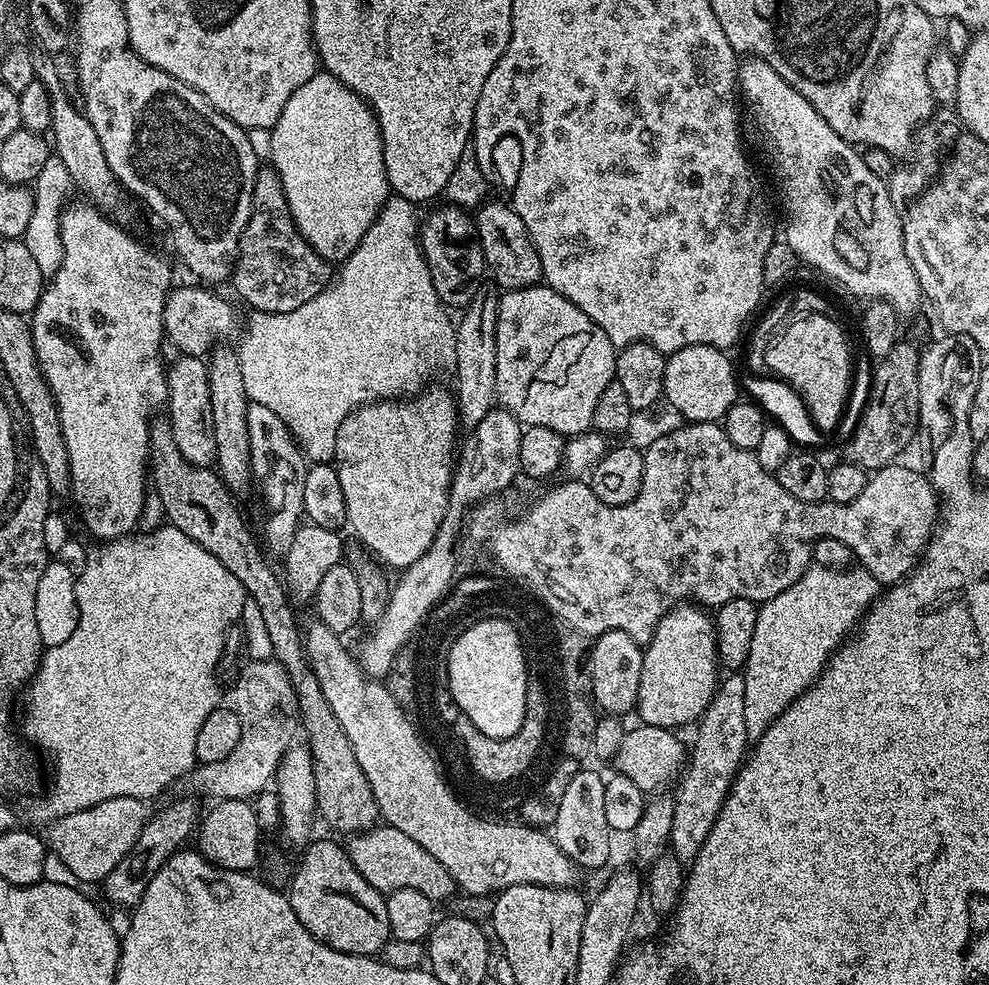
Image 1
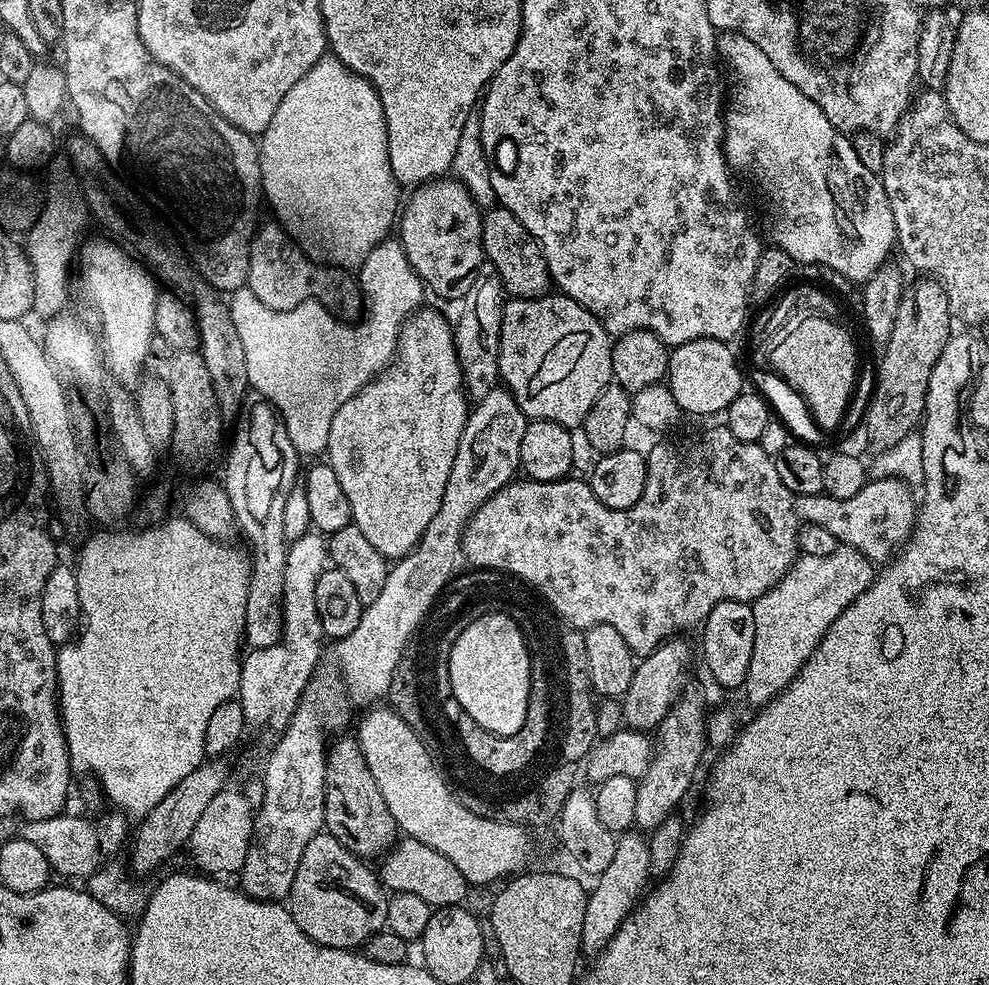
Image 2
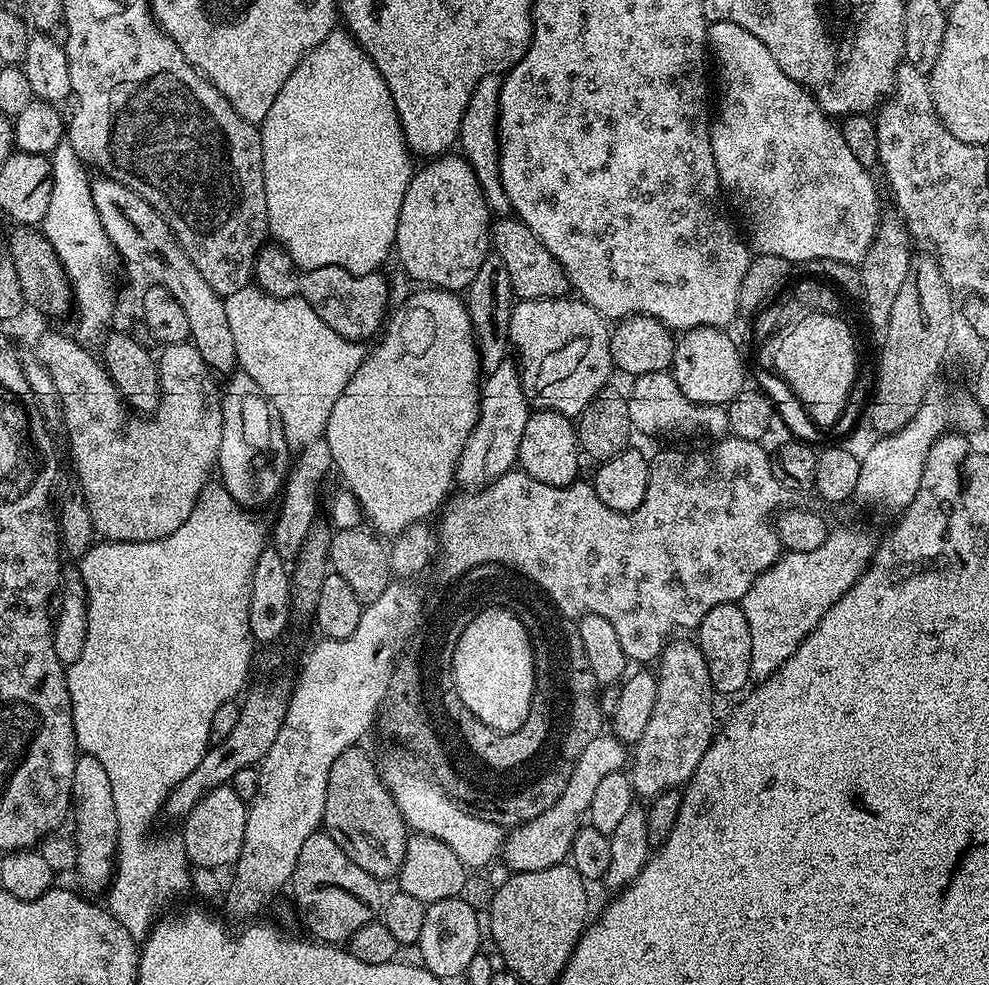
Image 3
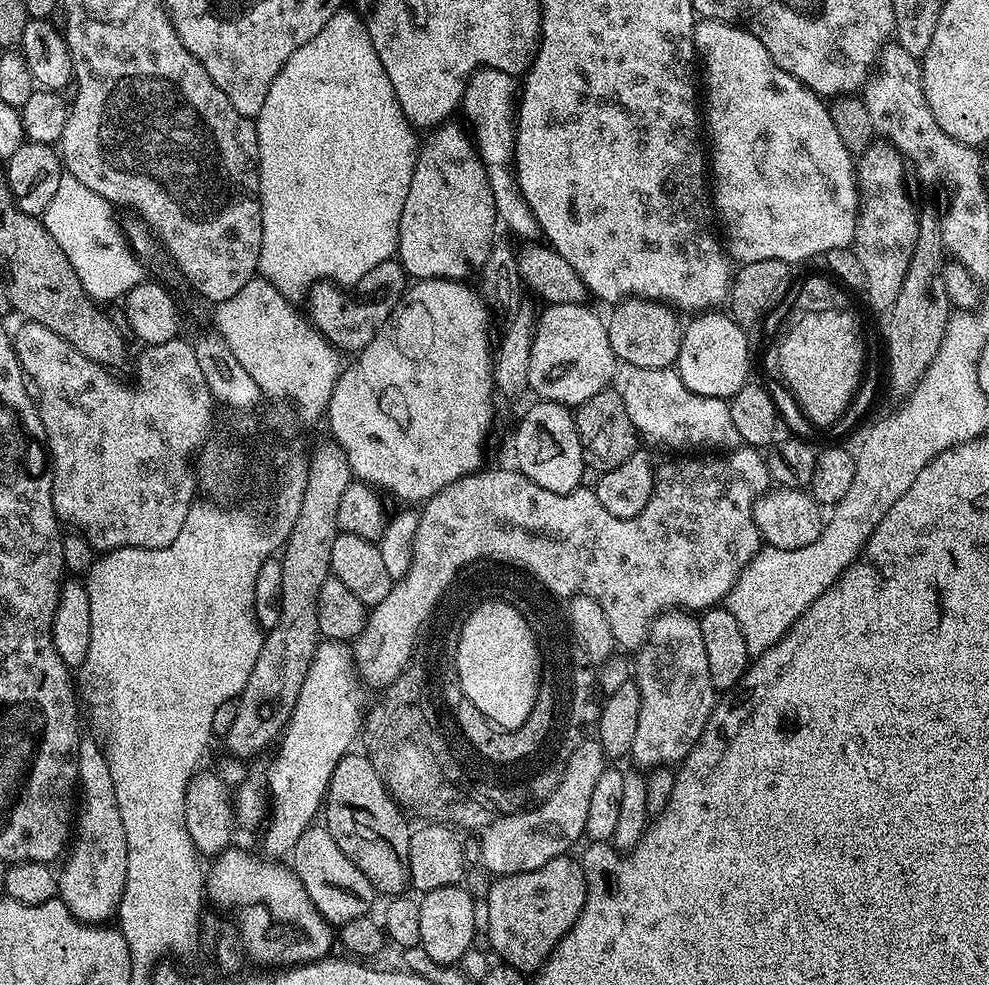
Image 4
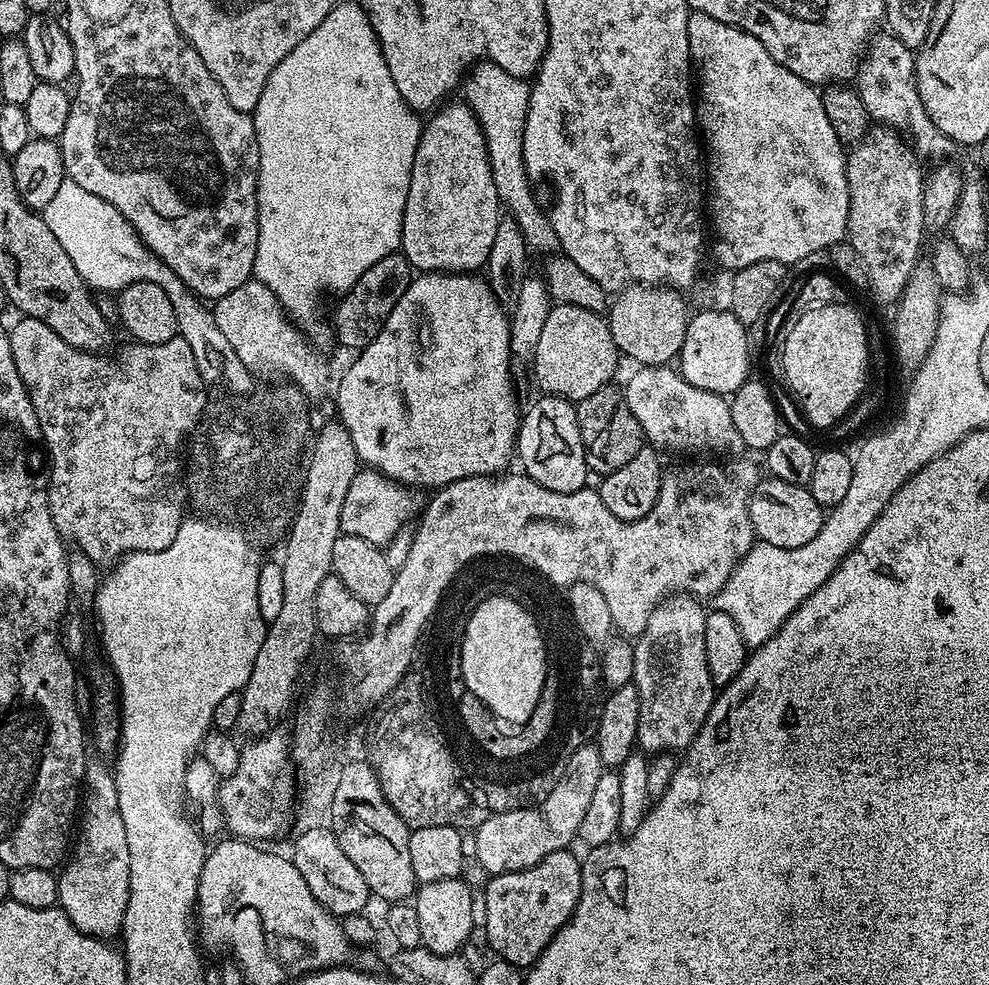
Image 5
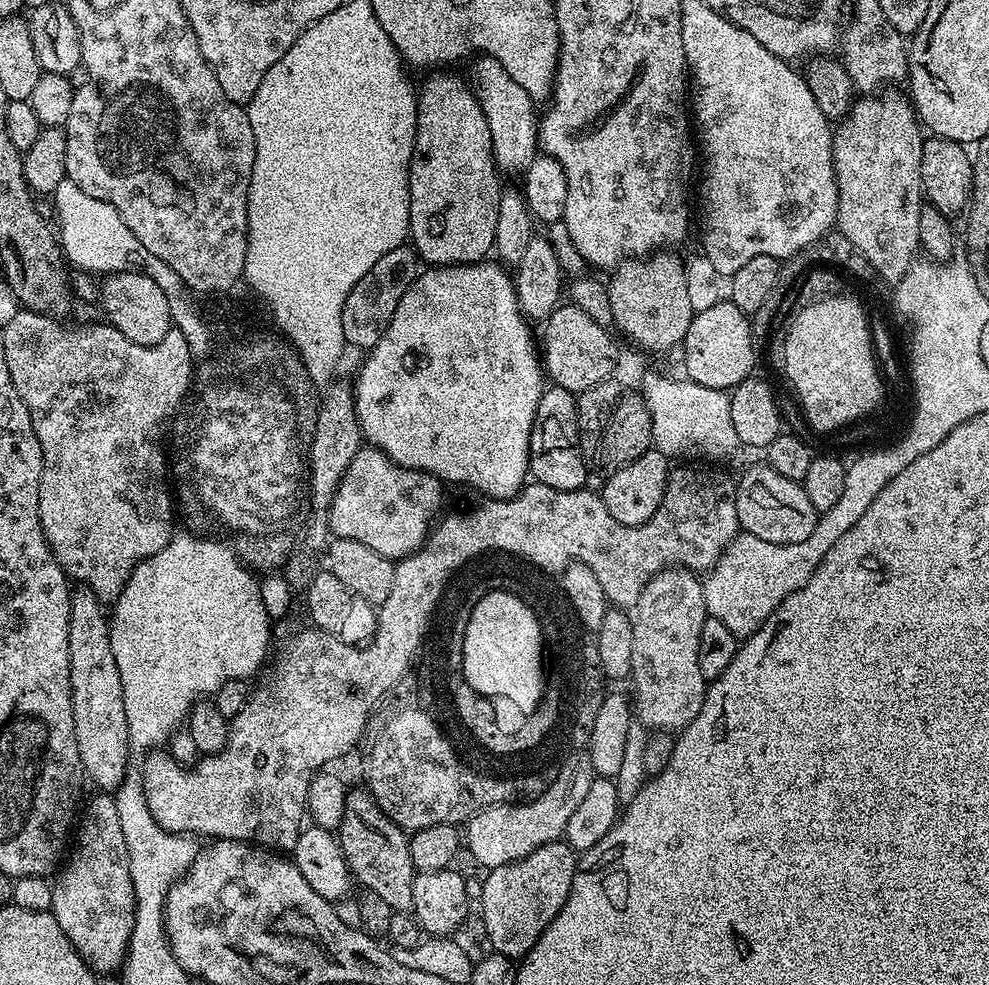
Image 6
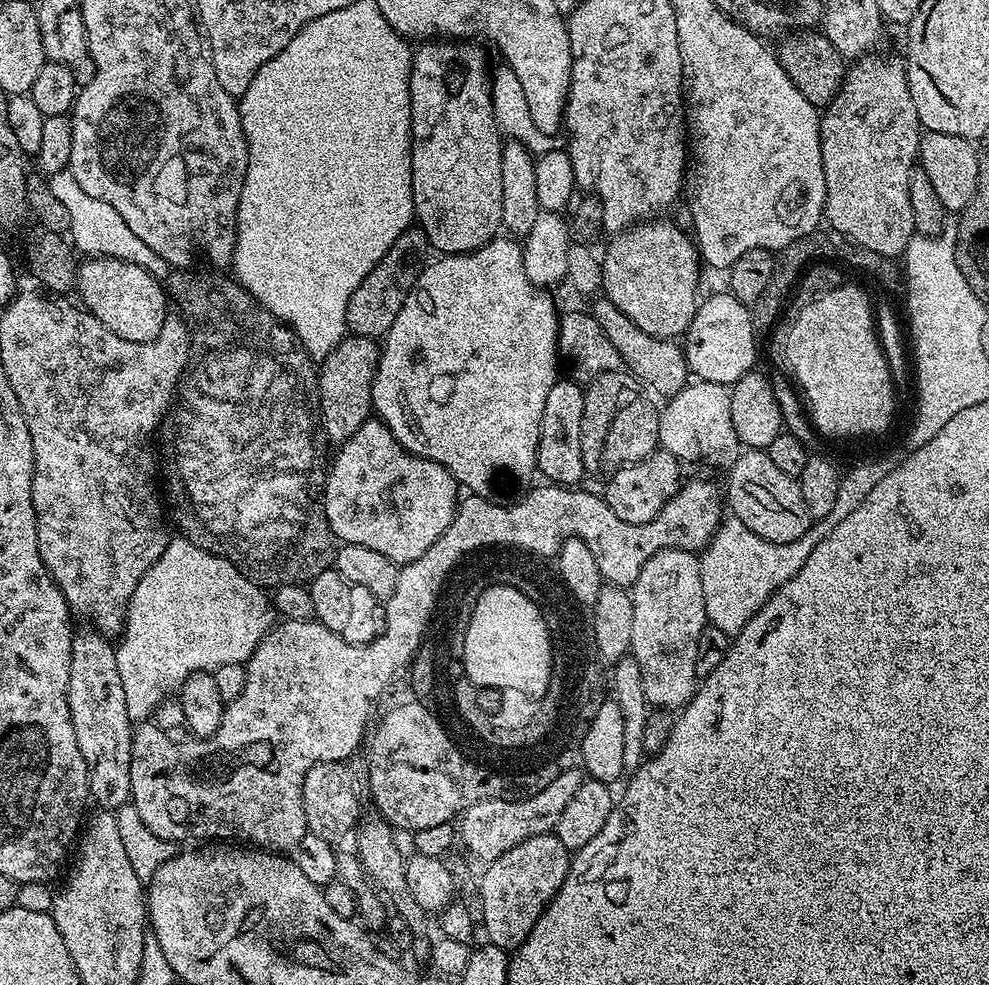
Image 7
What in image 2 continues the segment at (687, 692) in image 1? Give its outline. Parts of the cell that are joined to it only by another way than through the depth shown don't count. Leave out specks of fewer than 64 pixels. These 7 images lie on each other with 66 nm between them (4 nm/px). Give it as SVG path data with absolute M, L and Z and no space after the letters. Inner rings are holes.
M669 638L659 644L649 656L643 657L630 678L630 686L622 697L624 723L635 732L651 733L659 729L661 722L668 717L674 705L681 699L684 688L684 675L688 672L688 659L692 652L684 638Z

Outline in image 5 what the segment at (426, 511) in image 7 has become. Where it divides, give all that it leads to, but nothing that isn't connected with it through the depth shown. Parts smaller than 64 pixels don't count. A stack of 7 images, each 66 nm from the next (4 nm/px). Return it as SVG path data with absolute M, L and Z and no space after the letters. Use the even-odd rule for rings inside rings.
M371 470L357 471L350 490L346 490L346 502L342 502L340 531L354 538L366 538L366 542L386 546L396 534L422 511L422 496L417 489L400 484L397 480Z

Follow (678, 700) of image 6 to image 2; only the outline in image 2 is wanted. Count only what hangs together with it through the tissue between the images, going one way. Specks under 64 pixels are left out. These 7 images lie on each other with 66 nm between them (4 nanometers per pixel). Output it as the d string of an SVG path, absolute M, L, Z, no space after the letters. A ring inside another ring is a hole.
M681 699L673 707L658 731L655 733L654 755L652 764L646 774L640 777L636 785L638 794L635 807L635 825L644 832L651 832L667 816L671 815L676 806L683 802L684 795L692 788L692 779L700 766L708 743L705 732L706 709L700 700Z

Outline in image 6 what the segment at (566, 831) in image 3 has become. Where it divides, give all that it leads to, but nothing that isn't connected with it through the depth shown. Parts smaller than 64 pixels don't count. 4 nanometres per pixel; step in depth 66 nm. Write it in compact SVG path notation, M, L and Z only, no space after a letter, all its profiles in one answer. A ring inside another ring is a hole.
M569 751L560 768L560 773L550 782L548 788L540 792L540 797L532 798L528 804L506 803L479 809L467 821L466 848L468 844L473 858L484 867L484 870L491 870L526 858L526 854L542 846L557 843L563 837L566 822L570 822L574 810L578 810L582 798L586 798L590 786L597 779L587 751Z

